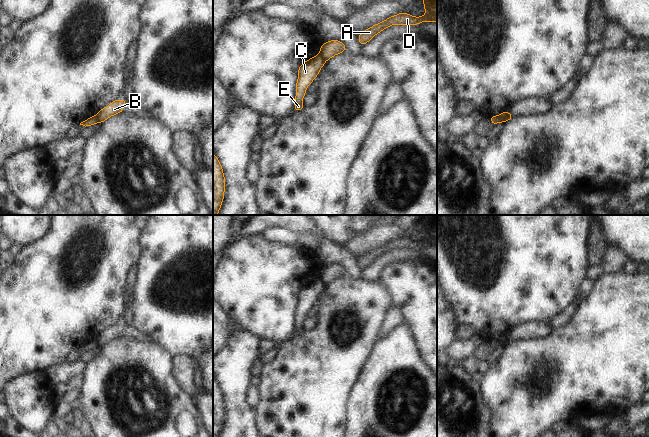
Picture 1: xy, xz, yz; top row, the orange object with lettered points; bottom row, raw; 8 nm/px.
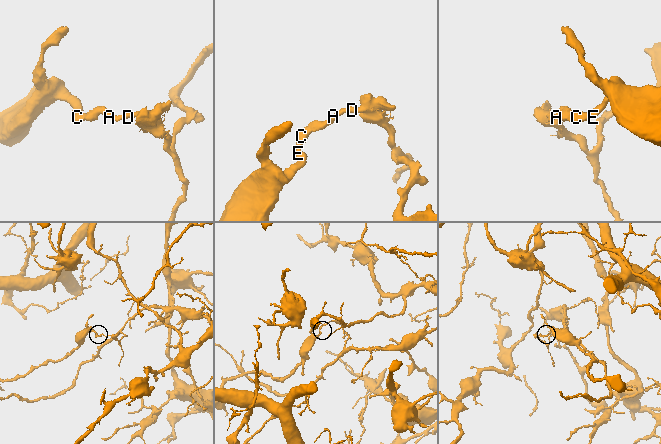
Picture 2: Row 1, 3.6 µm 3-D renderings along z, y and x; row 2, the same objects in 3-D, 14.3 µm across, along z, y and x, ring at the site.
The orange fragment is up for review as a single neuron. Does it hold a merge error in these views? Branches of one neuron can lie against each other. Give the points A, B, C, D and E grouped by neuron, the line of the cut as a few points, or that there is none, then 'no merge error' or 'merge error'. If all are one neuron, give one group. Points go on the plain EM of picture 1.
groups A B D / C E; cut yz (506, 336), (502, 345); merge error

